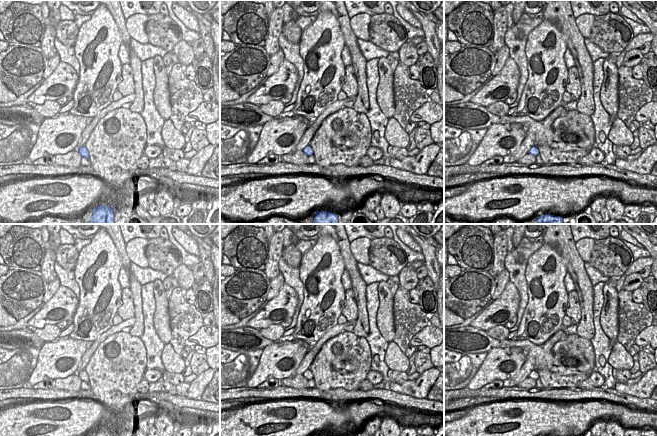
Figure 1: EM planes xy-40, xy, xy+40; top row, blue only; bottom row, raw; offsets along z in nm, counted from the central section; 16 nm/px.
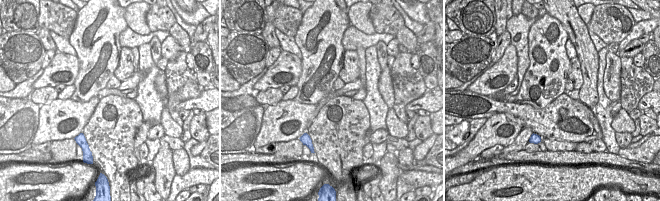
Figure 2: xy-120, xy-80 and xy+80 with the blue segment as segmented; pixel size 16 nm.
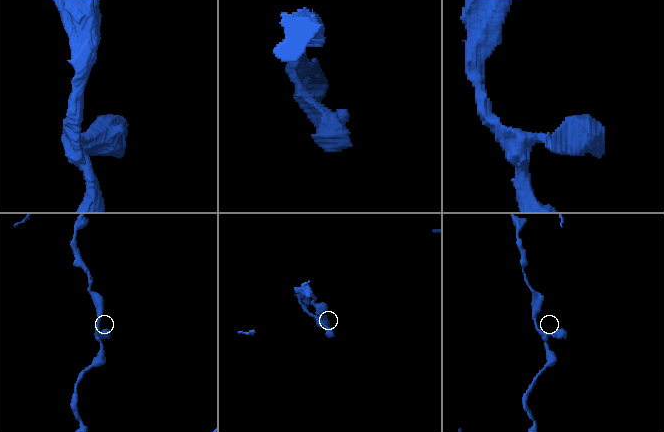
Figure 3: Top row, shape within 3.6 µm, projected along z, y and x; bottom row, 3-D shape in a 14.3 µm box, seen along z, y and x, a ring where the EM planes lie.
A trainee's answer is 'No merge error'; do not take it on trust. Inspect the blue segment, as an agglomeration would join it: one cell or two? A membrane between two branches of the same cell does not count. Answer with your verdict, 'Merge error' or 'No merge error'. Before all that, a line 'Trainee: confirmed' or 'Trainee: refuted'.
Trainee: confirmed
No merge error.

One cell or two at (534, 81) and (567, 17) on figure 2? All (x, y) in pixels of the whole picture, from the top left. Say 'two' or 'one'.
two

